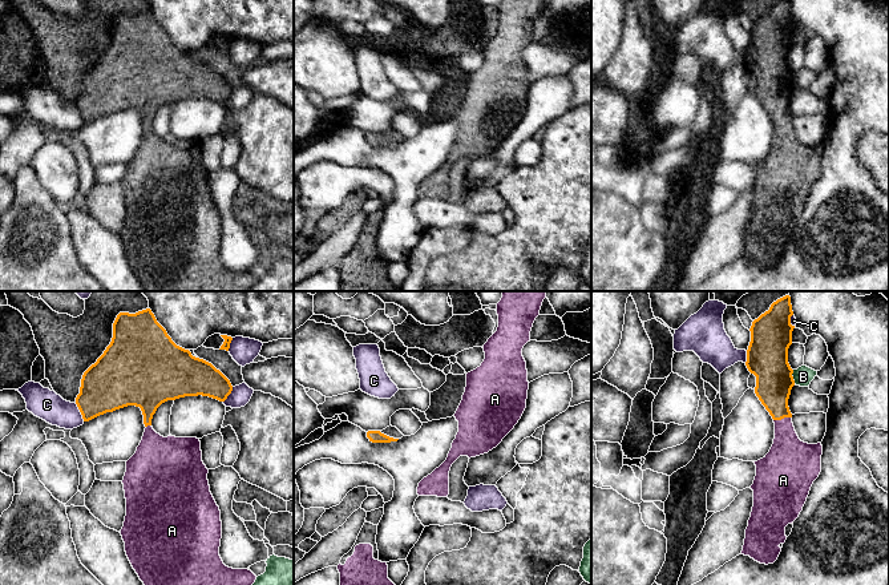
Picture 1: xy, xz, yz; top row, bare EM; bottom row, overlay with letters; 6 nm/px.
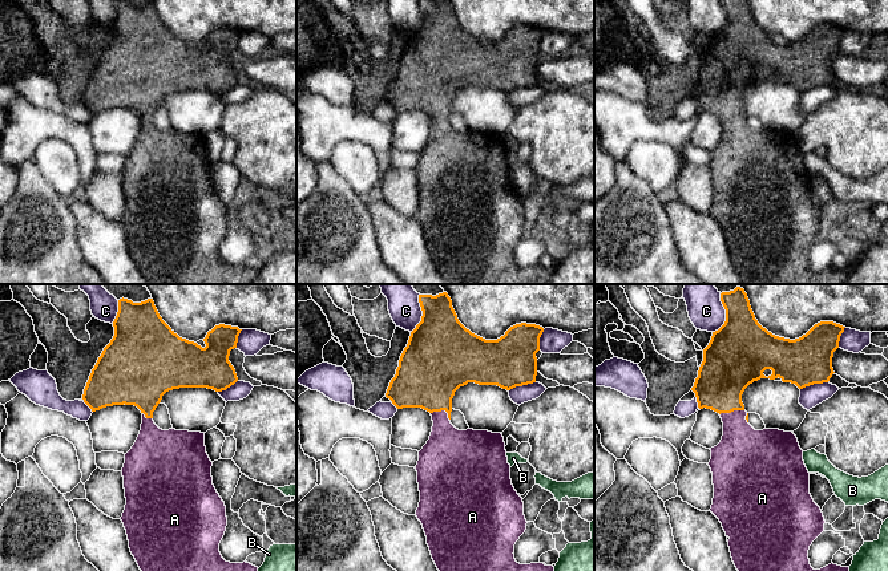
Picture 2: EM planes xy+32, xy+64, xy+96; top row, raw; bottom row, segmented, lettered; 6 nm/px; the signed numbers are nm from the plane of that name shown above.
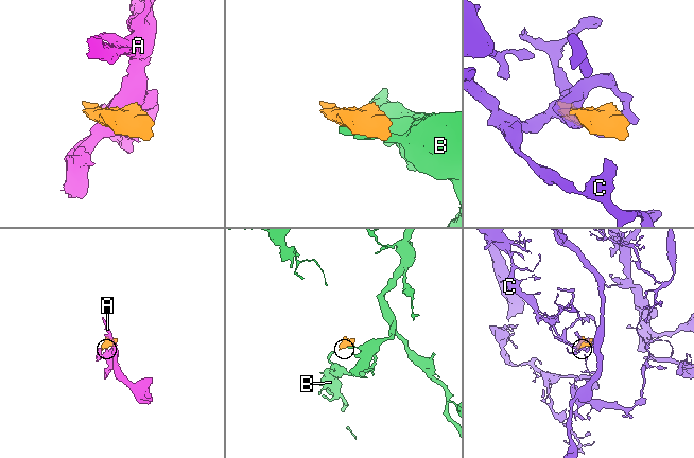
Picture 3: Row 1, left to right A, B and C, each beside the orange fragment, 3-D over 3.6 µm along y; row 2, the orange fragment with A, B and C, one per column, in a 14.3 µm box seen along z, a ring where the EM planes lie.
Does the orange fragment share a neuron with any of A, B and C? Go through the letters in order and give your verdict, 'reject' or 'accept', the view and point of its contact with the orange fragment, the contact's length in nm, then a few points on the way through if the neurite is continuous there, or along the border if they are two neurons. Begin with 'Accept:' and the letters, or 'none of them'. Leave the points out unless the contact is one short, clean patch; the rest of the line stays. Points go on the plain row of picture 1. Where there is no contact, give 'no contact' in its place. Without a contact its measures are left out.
Accept: A
A: accept | yz (782, 120) | 110 nm
B: reject | yz (792, 79) | 90 nm | along yz (792, 72), (795, 85)
C: reject | xy (80, 113) | 130 nm

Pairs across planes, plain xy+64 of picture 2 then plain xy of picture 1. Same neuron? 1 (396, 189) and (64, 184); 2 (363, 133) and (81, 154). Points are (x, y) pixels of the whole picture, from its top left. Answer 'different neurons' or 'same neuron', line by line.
1: different neurons
2: same neuron

